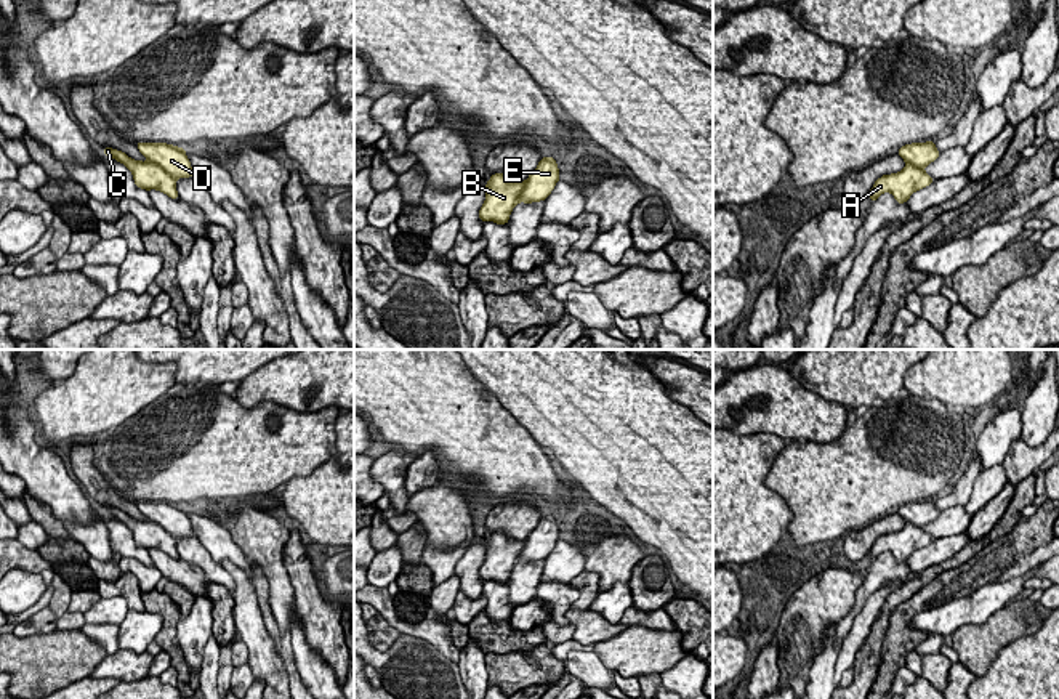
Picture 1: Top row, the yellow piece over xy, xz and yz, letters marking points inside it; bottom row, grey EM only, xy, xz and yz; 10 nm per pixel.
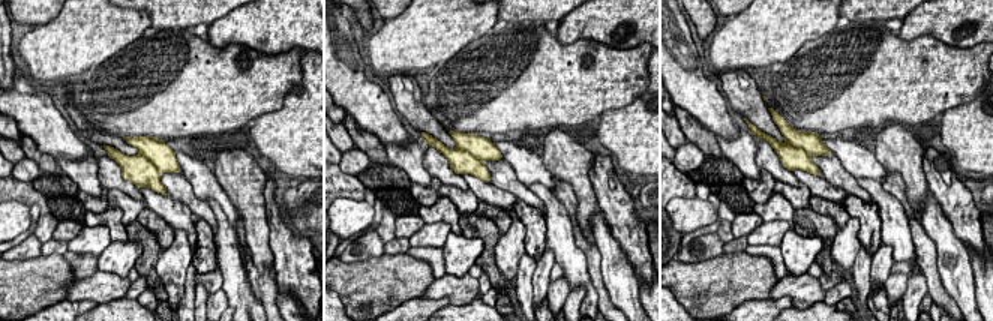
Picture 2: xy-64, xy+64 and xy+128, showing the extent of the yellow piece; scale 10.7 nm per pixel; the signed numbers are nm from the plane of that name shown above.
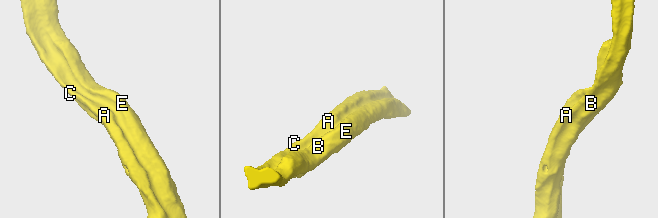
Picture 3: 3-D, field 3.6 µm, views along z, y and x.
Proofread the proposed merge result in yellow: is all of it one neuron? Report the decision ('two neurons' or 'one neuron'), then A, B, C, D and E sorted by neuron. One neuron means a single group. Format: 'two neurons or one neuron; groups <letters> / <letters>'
two neurons; groups A B C / D E

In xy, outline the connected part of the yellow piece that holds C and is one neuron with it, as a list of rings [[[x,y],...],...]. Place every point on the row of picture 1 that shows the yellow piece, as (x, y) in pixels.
[[[104,147],[103,152],[109,157],[114,157],[117,162],[122,162],[133,173],[133,180],[138,188],[146,191],[162,191],[171,199],[179,199],[176,191],[176,180],[170,173],[167,173],[160,165],[149,160],[135,160],[125,152],[112,147]]]

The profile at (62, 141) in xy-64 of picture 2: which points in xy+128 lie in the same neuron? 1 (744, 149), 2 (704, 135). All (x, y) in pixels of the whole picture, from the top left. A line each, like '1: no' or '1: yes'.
1: no
2: no

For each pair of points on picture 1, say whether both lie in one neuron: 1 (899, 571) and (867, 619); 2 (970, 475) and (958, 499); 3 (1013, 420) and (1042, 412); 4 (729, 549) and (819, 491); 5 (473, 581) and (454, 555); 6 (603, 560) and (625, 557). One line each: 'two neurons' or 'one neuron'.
1: two neurons
2: one neuron
3: two neurons
4: two neurons
5: two neurons
6: one neuron

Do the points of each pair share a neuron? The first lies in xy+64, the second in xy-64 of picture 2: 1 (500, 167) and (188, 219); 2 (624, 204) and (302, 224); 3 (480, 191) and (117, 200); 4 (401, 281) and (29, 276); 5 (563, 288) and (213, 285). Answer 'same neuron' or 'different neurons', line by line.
1: different neurons
2: different neurons
3: different neurons
4: same neuron
5: different neurons

